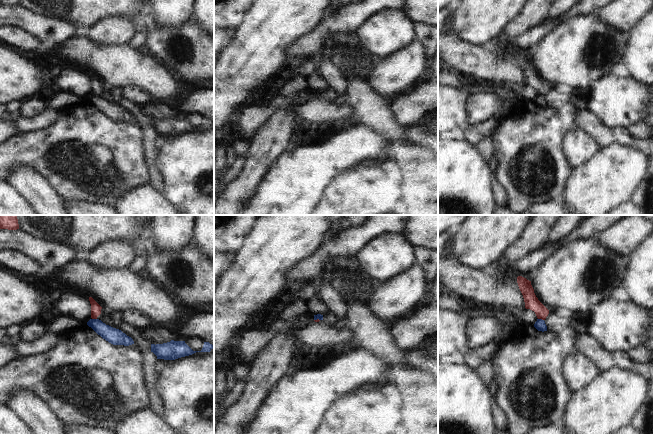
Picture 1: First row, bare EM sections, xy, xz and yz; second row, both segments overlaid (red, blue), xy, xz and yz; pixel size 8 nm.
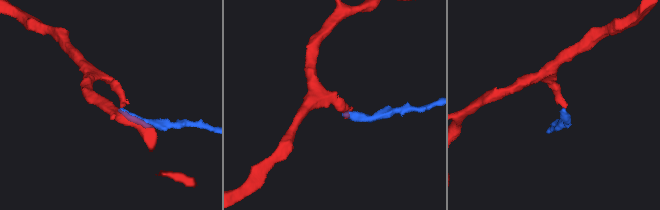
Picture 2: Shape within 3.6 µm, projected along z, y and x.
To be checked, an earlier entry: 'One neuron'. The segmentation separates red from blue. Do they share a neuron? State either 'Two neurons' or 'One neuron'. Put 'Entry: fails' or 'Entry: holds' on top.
Entry: fails
Two neurons.

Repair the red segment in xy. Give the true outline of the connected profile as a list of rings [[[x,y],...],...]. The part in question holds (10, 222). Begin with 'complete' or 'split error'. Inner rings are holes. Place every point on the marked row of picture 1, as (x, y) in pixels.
complete; [[[0,215],[0,229],[19,229],[17,215]]]

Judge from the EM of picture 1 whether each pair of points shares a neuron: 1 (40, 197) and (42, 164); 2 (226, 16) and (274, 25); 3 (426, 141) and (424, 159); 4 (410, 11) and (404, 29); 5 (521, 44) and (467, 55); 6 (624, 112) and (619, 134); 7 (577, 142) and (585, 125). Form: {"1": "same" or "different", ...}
{"1": "different", "2": "different", "3": "different", "4": "different", "5": "different", "6": "different", "7": "different"}

